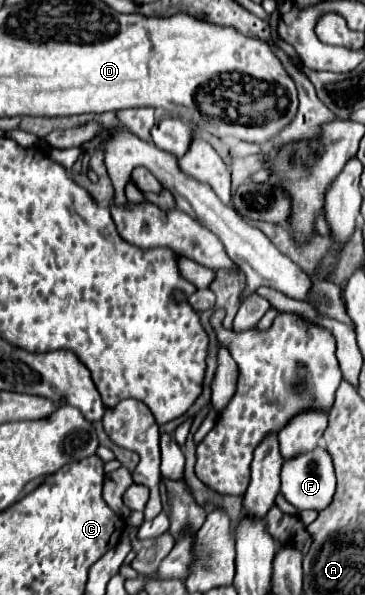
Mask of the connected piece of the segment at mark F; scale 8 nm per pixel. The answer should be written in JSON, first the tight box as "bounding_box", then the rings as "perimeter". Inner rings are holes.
{"bounding_box":[280,447,334,513],"perimeter":[[[316,447],[310,455],[300,455],[298,459],[290,459],[290,463],[282,465],[282,489],[280,493],[284,499],[296,507],[298,513],[312,509],[312,511],[322,511],[330,505],[332,495],[334,495],[334,467],[330,455],[324,451],[324,447]]]}

